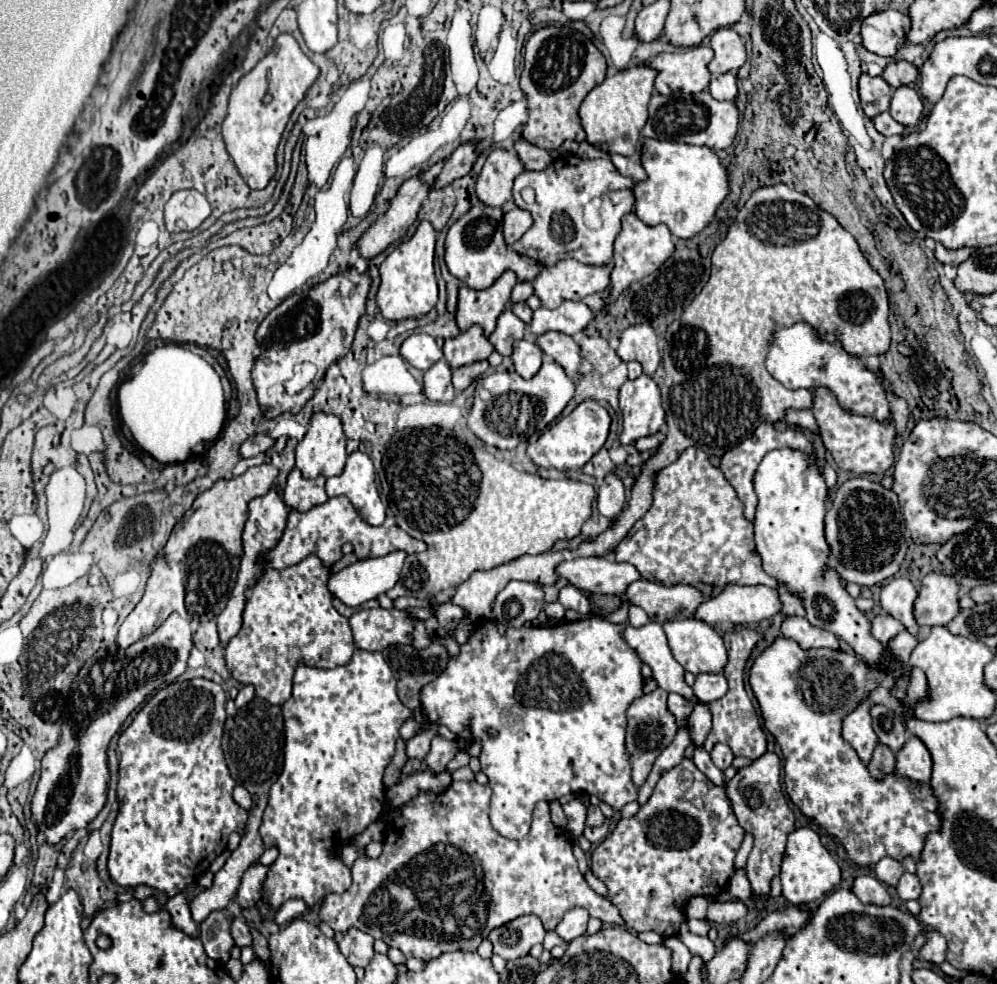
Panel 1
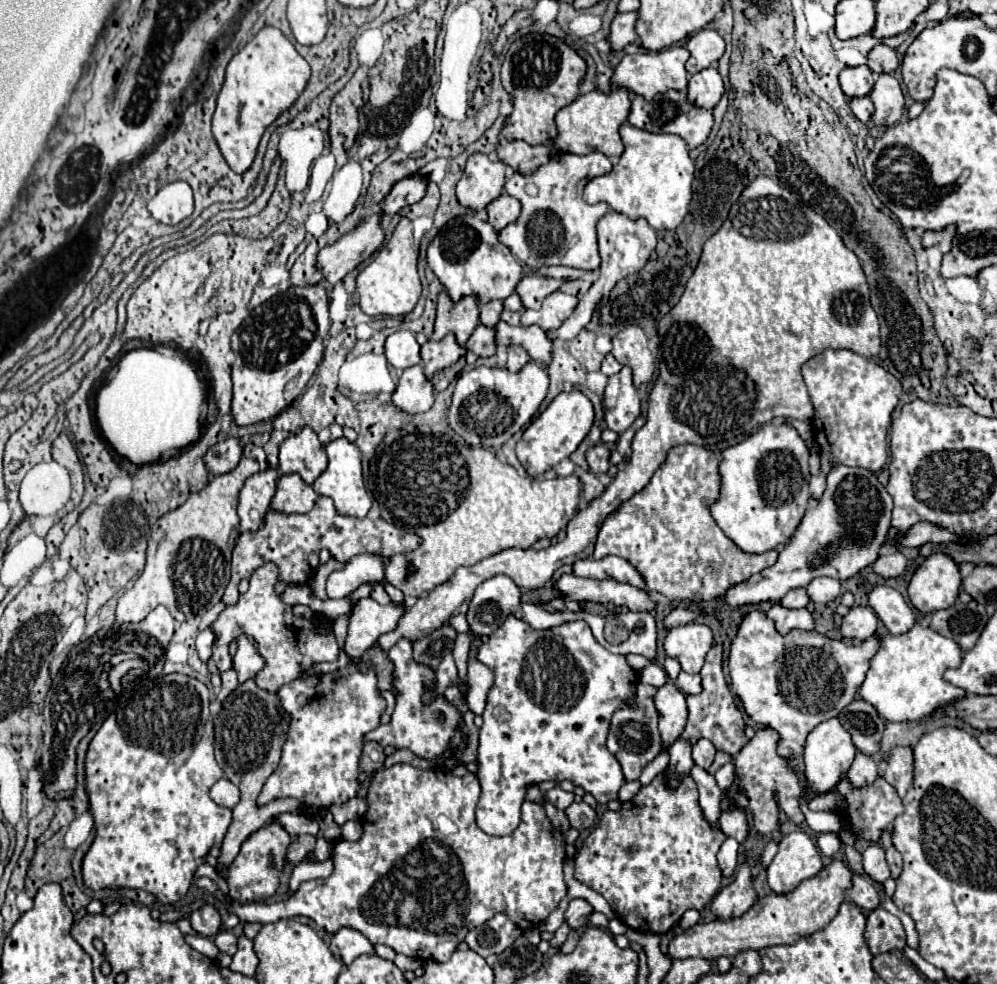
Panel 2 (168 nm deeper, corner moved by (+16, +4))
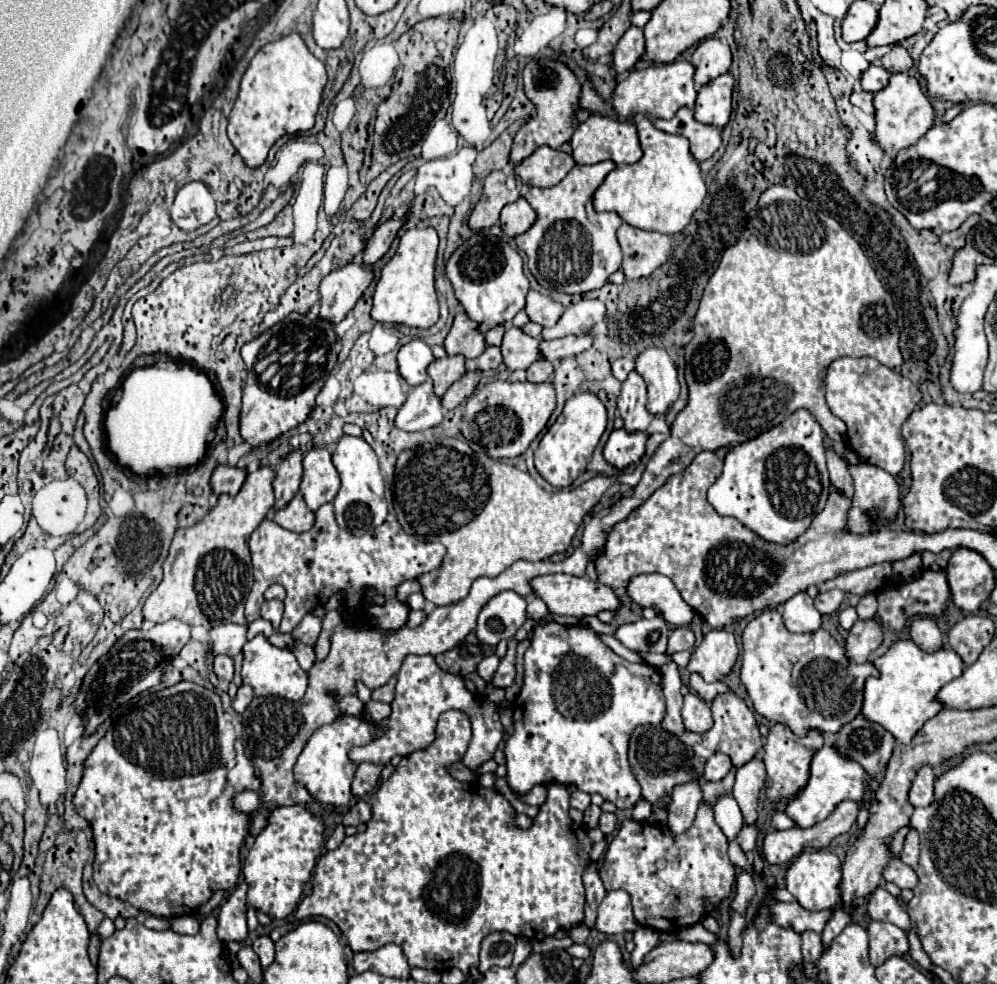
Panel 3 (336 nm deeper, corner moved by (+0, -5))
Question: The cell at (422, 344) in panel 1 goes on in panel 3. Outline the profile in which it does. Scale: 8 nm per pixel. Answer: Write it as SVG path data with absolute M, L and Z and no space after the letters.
M414 338L408 344L404 344L398 352L398 372L410 386L422 384L428 378L426 368L432 360L434 360L434 354L430 346L424 340Z

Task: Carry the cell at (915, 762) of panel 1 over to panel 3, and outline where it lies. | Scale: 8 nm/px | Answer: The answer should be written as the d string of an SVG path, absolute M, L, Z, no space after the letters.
M922 766L910 786L910 792L908 792L908 798L912 802L912 806L928 806L932 804L932 798L934 798L934 772L930 766Z

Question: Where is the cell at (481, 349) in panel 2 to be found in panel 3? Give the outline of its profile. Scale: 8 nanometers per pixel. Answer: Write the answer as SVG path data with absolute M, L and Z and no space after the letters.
M486 346L486 350L474 358L474 360L466 360L466 368L468 370L496 370L502 364L502 350L498 346Z

